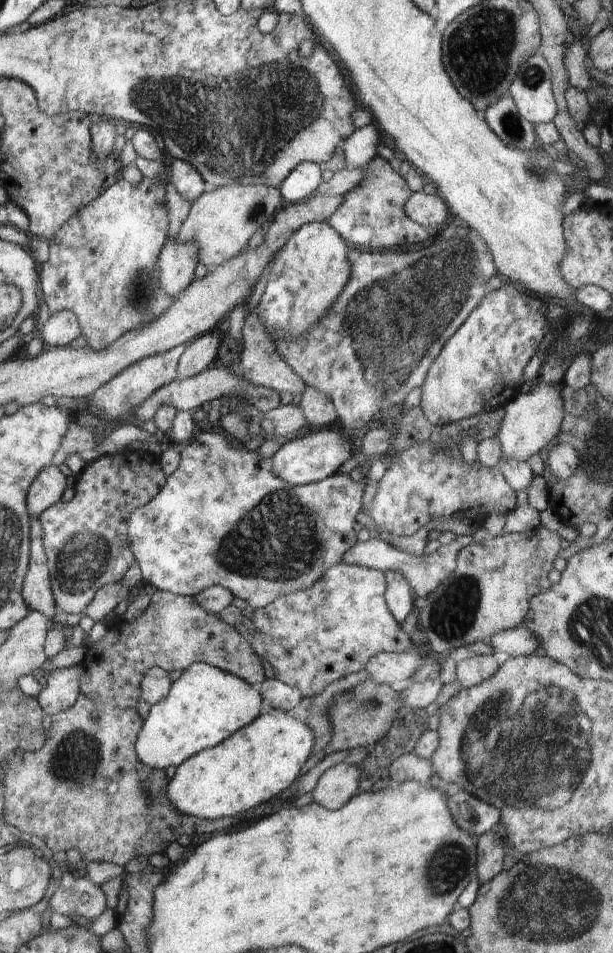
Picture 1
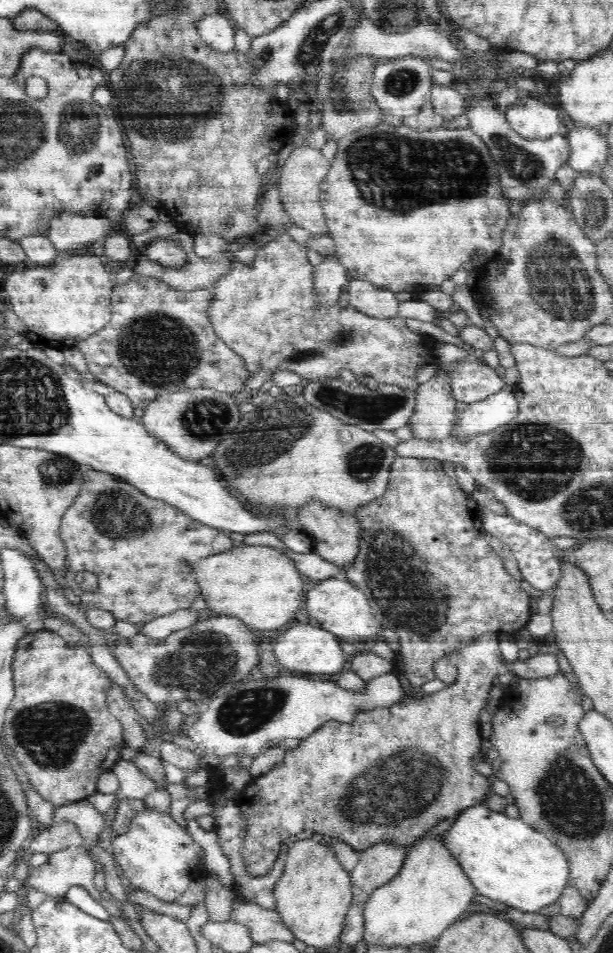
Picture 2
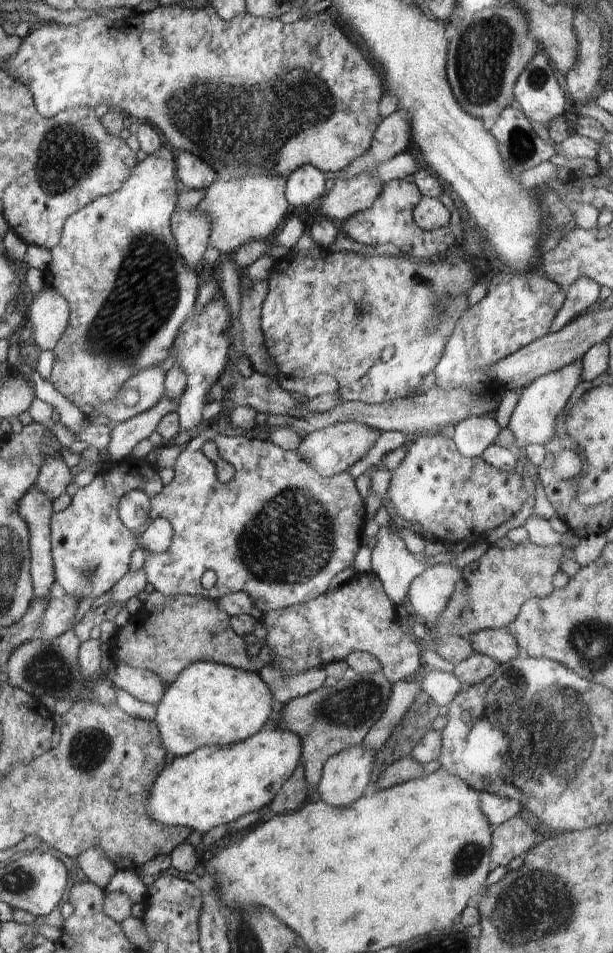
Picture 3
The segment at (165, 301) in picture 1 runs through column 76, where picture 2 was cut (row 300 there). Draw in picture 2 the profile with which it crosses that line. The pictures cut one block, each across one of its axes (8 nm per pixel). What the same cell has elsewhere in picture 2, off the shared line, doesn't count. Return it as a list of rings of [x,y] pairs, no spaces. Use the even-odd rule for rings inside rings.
[[[279,230],[276,238],[268,244],[261,245],[256,251],[254,264],[246,266],[242,262],[234,262],[231,271],[220,275],[211,288],[216,291],[214,300],[208,310],[209,320],[213,323],[214,332],[234,352],[245,359],[250,375],[256,372],[295,372],[306,381],[320,378],[336,378],[340,370],[350,370],[357,380],[365,383],[366,378],[374,378],[379,384],[392,384],[416,393],[418,372],[434,363],[434,341],[417,334],[406,325],[400,316],[389,319],[377,319],[353,306],[340,307],[320,305],[316,301],[313,285],[313,266],[307,258],[307,248],[298,244],[290,233]]]

